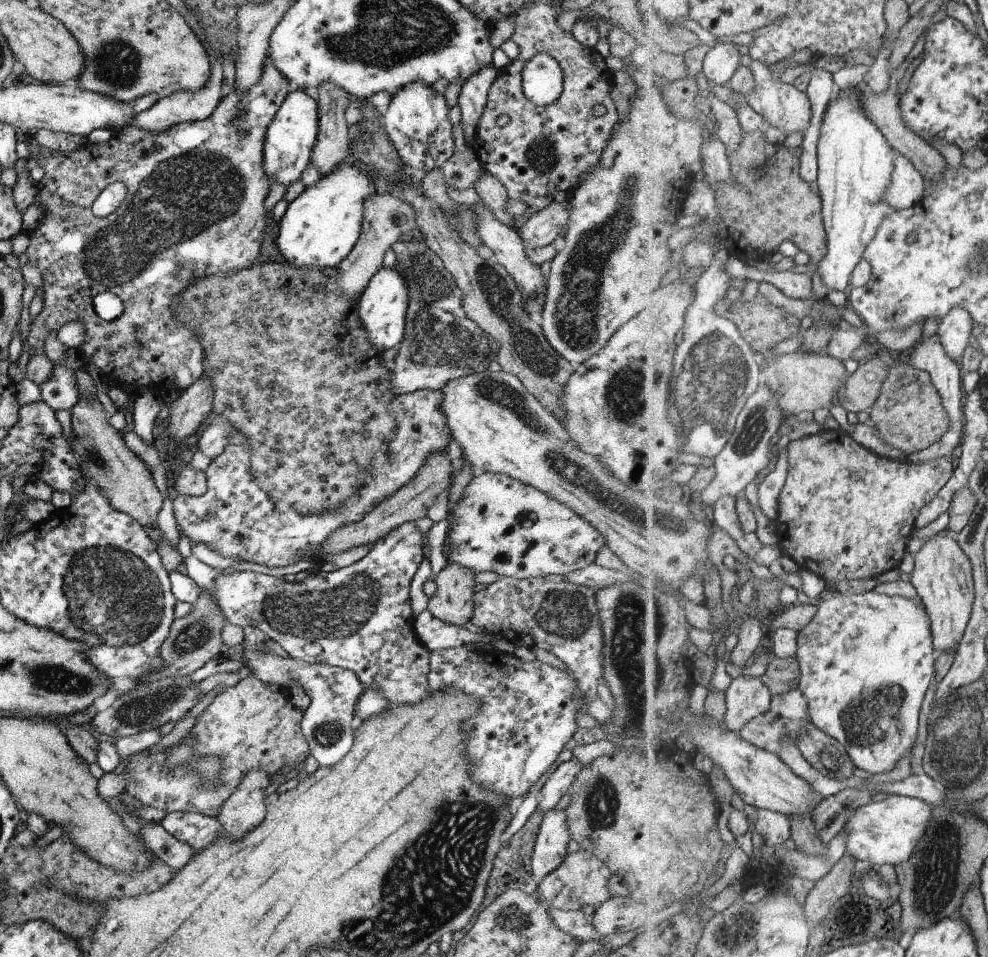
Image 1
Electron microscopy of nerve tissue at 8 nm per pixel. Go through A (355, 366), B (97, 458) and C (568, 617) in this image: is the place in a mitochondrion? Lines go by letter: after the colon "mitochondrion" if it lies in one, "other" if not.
A: other
B: mitochondrion
C: mitochondrion

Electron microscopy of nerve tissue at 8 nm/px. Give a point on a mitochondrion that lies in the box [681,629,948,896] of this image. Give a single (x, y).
(880, 712)

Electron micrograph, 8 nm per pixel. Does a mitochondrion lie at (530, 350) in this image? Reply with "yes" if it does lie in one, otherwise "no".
yes

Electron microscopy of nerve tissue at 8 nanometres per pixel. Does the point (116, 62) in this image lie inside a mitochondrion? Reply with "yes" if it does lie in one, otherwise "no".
yes

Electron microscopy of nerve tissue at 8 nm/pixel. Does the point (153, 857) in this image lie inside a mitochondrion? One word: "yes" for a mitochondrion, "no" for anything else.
no

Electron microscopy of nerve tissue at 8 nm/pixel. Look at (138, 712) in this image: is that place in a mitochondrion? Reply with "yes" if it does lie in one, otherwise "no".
yes

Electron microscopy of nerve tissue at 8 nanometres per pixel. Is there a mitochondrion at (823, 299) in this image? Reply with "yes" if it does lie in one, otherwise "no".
no

